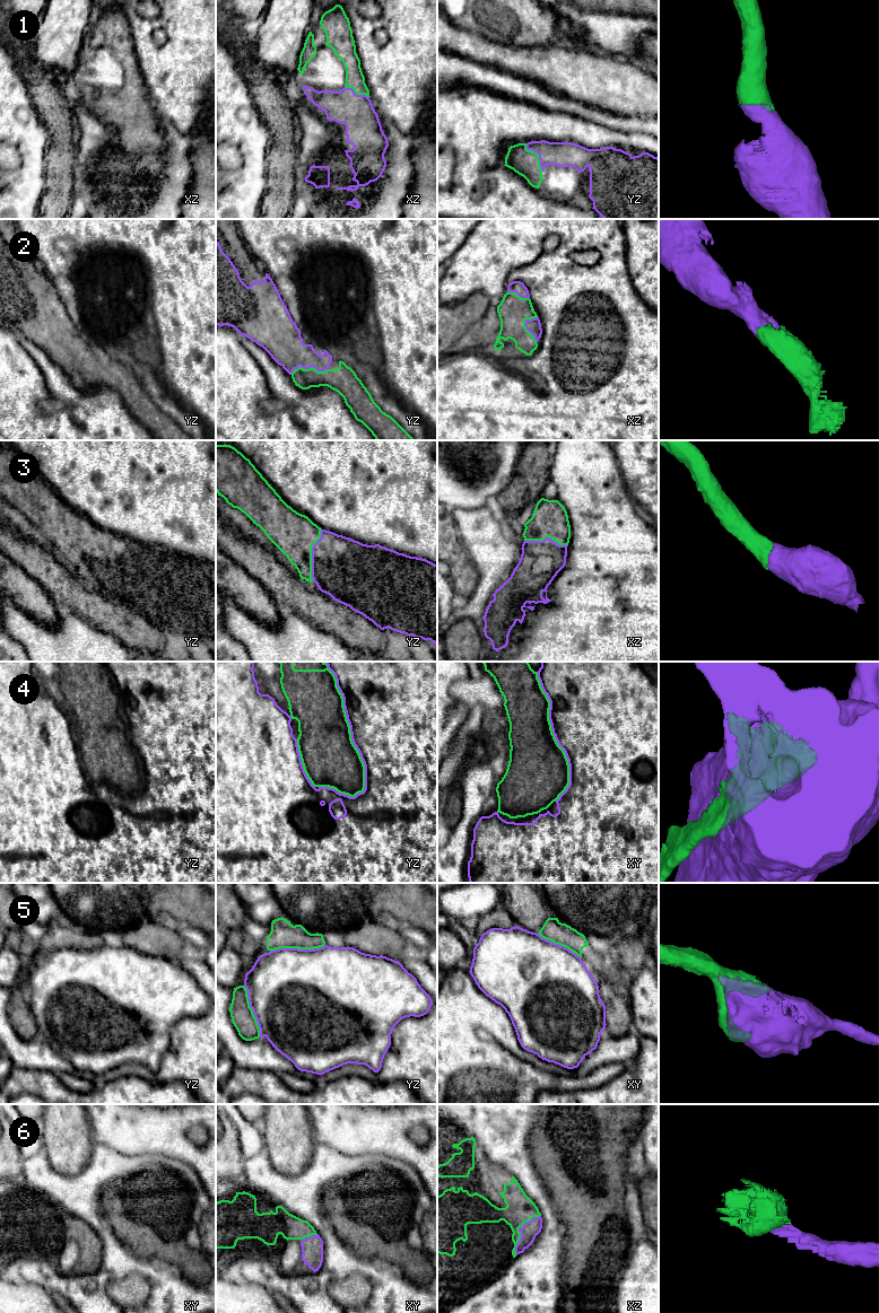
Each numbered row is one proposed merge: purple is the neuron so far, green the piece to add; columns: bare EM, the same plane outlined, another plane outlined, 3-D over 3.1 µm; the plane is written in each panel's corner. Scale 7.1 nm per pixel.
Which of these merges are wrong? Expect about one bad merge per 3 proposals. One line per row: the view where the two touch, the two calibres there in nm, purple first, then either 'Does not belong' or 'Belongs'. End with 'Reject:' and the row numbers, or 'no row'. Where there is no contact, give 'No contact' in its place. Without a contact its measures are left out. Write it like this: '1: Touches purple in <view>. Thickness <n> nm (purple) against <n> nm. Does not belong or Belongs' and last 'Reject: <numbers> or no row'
1: Touches purple in yz. Thickness 180 nm (purple) against 190 nm. Belongs
2: Touches purple in yz. Thickness 260 nm (purple) against 170 nm. Belongs
3: Touches purple in yz. Thickness 440 nm (purple) against 300 nm. Belongs
4: Touches purple in yz. Thickness 500 nm (purple) against 400 nm. Does not belong
5: Touches purple in yz. Thickness 500 nm (purple) against 190 nm. Does not belong
6: Touches purple in xz. Thickness 120 nm (purple) against 200 nm. Belongs
Reject: 4, 5

